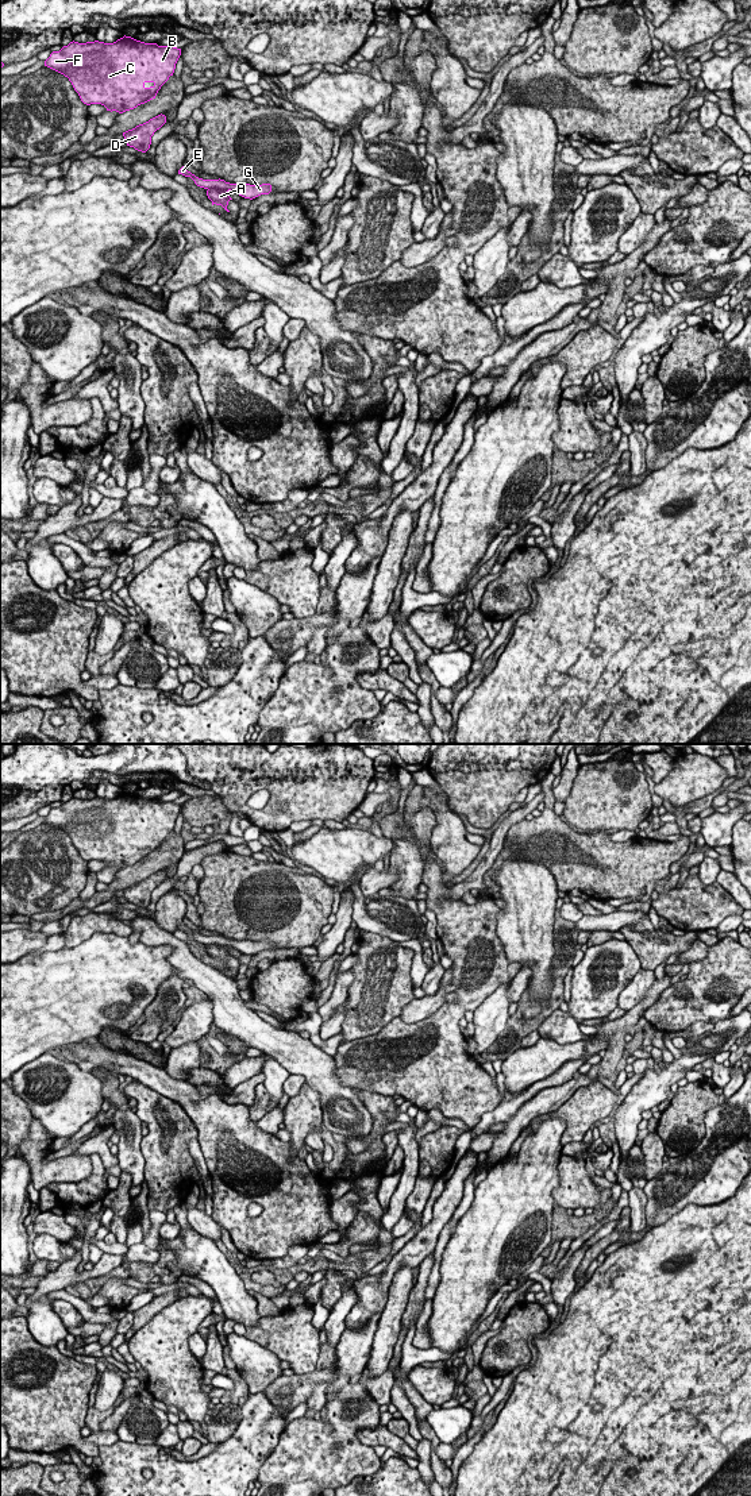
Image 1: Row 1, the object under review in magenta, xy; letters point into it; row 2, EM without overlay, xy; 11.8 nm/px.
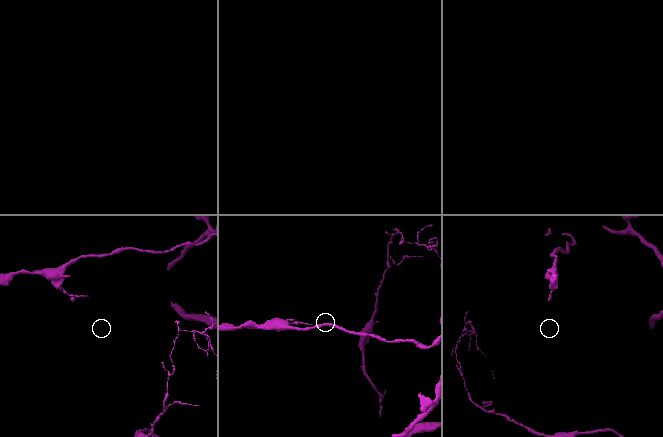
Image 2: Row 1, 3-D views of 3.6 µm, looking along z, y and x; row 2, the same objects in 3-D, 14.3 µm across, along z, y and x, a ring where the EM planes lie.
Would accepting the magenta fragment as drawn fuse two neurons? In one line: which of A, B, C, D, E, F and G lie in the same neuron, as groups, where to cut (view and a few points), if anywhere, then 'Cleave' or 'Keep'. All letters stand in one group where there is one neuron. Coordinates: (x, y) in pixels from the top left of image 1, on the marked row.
Groups: A / B C D E F G. Split along xy (208, 188), (222, 188), (227, 192). Cleave

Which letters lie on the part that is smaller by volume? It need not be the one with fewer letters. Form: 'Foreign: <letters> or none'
Foreign: A

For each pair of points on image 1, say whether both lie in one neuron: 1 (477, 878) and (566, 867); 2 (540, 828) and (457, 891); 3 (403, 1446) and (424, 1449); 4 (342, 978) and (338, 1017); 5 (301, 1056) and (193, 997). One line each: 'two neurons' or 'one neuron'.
1: two neurons
2: two neurons
3: two neurons
4: two neurons
5: two neurons

